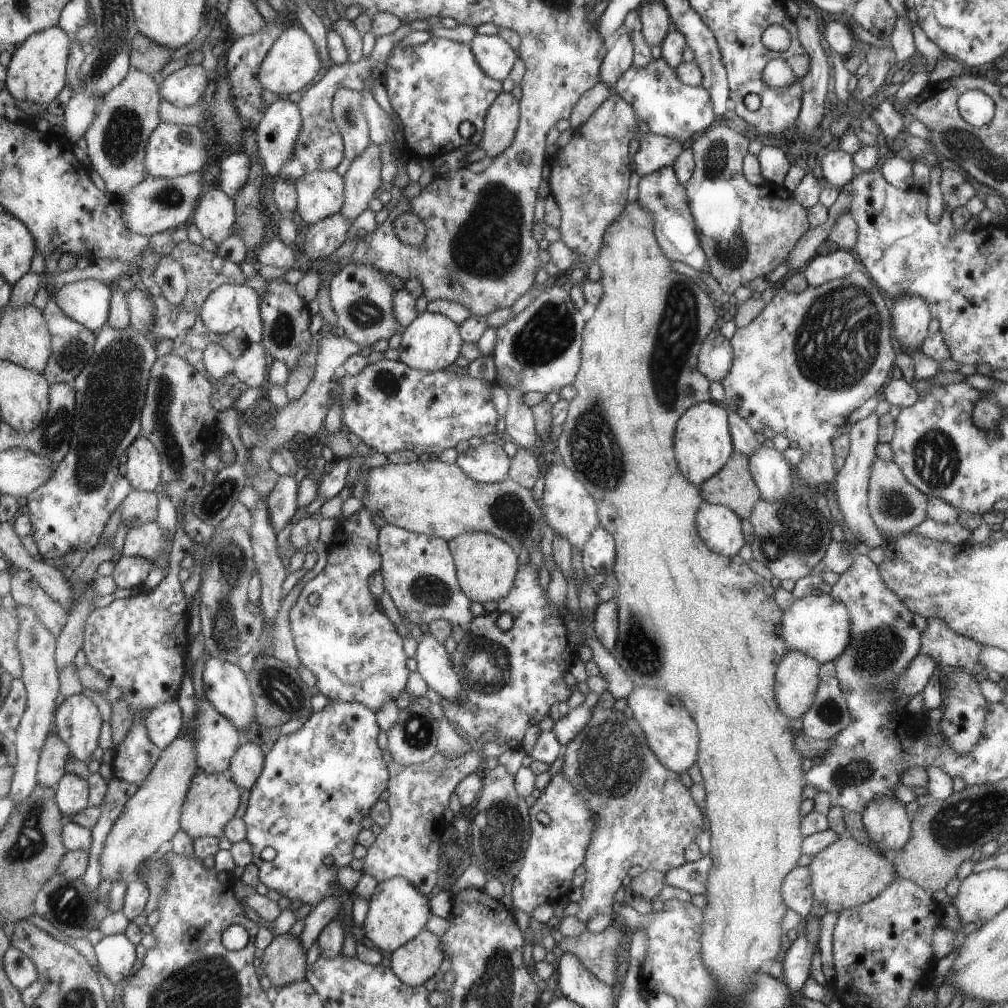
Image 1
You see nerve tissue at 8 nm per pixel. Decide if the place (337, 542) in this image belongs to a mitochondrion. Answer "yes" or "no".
no

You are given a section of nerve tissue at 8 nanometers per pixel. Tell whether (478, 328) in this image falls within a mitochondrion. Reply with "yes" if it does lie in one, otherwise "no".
no

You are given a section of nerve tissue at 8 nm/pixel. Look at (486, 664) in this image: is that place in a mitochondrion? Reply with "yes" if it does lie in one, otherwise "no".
yes

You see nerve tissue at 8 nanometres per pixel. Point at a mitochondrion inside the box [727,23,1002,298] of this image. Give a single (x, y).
(756, 94)

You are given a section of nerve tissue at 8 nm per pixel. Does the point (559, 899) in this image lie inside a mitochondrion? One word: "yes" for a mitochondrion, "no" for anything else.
no

